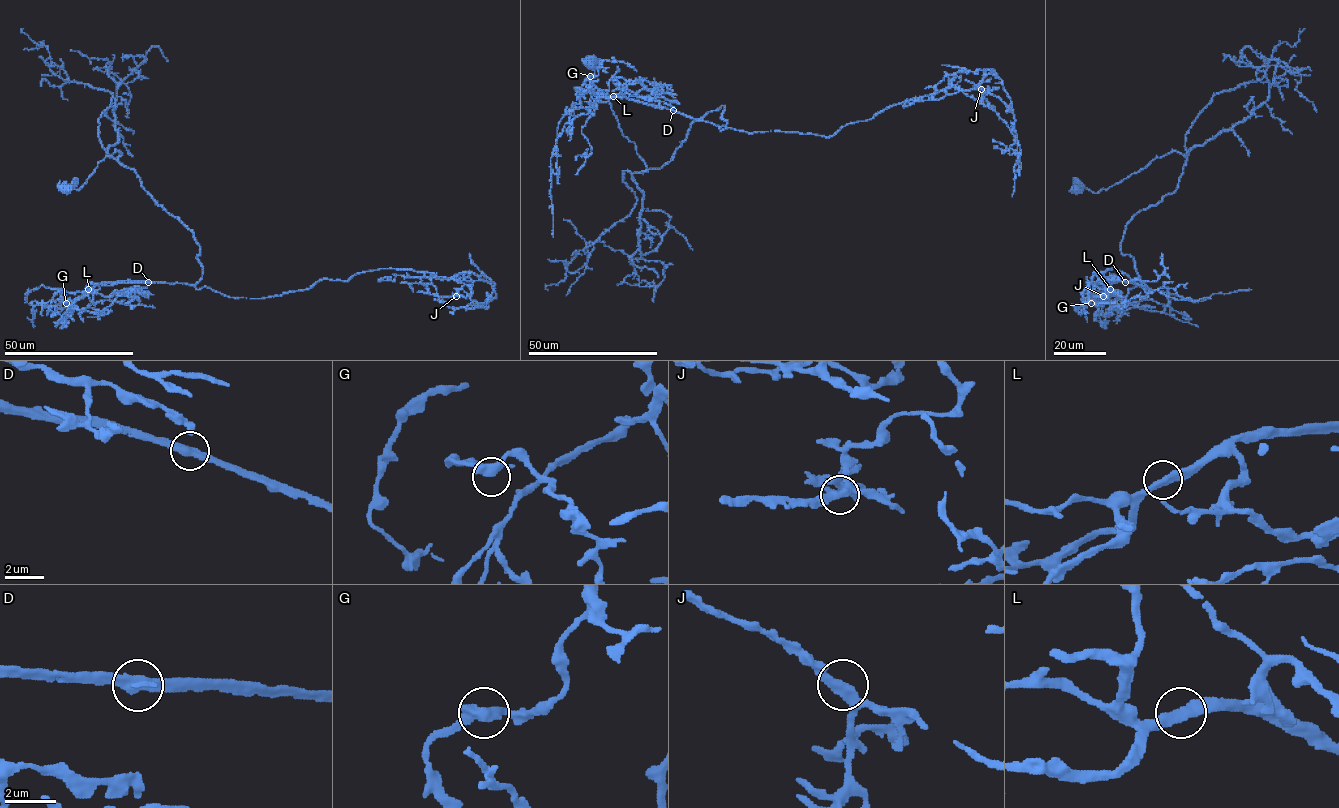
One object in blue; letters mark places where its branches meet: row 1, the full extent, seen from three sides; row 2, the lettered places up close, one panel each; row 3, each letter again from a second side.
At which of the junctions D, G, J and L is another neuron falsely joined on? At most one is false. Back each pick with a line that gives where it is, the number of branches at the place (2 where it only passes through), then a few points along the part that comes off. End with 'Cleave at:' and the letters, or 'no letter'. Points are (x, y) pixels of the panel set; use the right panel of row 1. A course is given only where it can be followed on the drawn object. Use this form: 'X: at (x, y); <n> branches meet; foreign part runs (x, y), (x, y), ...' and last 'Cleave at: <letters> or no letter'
Cleave at: no letter

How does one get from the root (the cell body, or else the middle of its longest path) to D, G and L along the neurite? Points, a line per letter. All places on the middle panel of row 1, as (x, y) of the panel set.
D: (590, 63), (592, 82), (635, 143), (642, 171), (667, 164), (690, 125), (721, 105), (727, 124), (673, 110)
G: (590, 63), (642, 171), (667, 164), (690, 125), (721, 105), (727, 124), (620, 95), (596, 101), (590, 76)
L: (590, 63), (592, 82), (635, 143), (642, 171), (667, 164), (690, 125), (721, 105), (727, 124), (613, 96)

